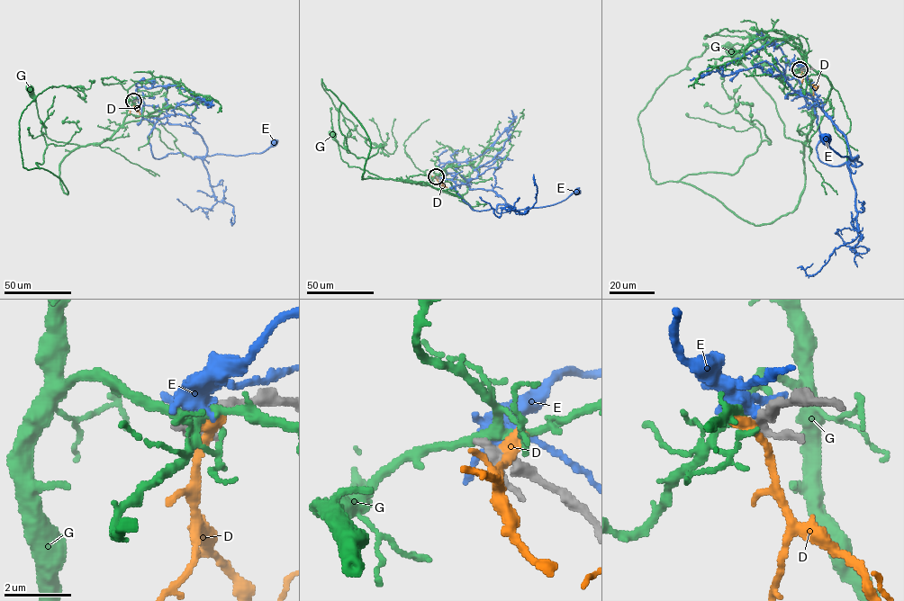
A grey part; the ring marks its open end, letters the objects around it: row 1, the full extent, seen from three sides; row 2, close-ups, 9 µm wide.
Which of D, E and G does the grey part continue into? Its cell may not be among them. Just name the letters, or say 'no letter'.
no letter

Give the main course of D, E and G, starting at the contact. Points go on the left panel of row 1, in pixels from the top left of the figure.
D: (134, 101), (140, 115), (135, 118)
E: (134, 101), (143, 95), (141, 115), (154, 124), (148, 137), (155, 158), (260, 153), (274, 143)
G: (133, 101), (128, 102), (123, 123), (108, 139), (79, 146), (47, 137), (30, 89)

